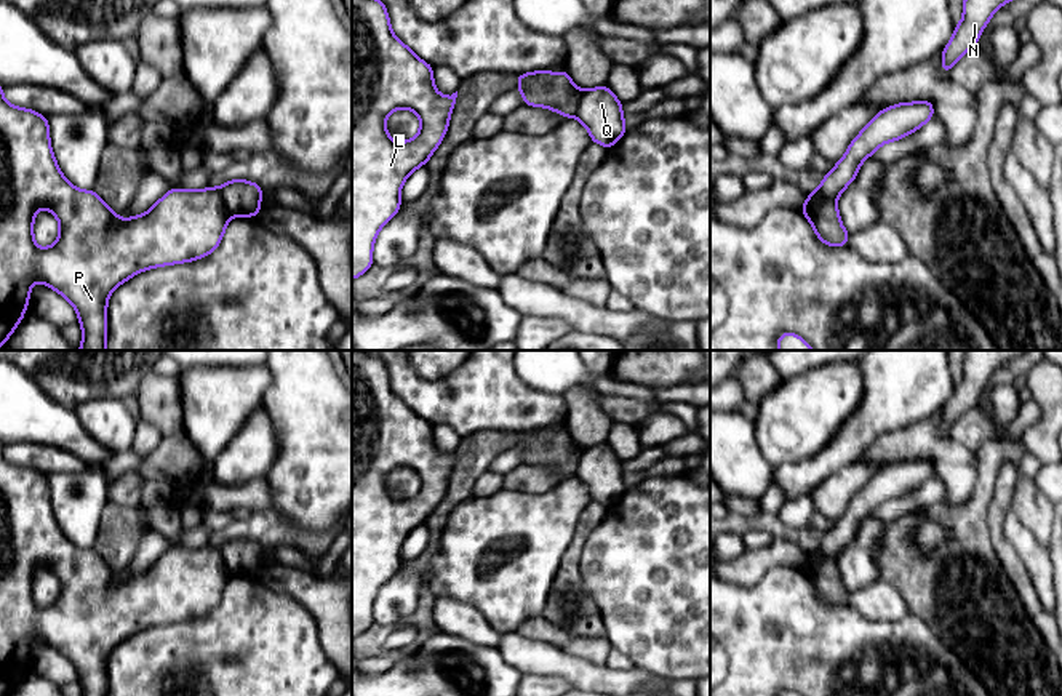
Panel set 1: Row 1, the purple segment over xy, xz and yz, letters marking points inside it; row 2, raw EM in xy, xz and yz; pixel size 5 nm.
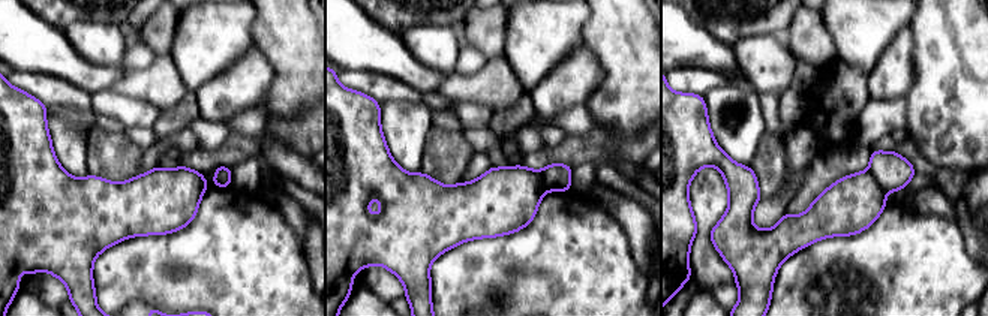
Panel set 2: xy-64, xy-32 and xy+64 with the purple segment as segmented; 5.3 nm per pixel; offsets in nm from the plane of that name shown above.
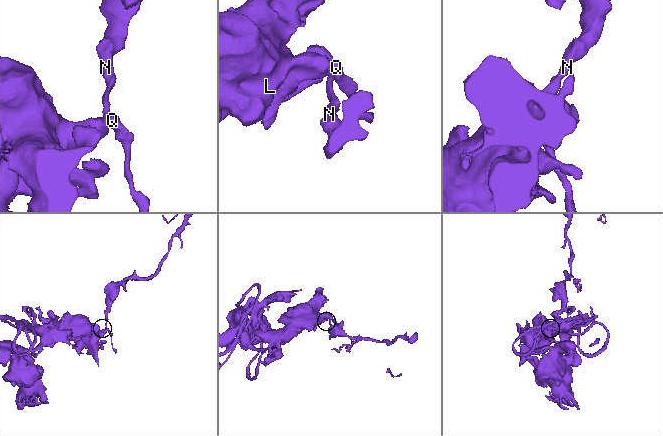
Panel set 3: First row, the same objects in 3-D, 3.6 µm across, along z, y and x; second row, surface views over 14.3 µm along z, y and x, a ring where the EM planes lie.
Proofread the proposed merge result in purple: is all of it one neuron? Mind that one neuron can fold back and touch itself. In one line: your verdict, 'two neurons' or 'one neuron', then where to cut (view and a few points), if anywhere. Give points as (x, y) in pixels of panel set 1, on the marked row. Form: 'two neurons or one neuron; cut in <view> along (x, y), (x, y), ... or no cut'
two neurons; cut in xy along (216, 189), (232, 215)

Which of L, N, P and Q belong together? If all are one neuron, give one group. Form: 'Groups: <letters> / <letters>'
Groups: L P / N Q

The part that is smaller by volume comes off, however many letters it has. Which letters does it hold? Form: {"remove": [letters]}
{"remove": ["N", "Q"]}

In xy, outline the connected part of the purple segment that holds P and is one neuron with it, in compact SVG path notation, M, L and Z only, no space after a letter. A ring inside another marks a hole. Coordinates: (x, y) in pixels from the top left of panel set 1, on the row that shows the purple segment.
M0 85L0 346L6 344L11 333L21 323L26 309L29 306L30 286L34 282L42 282L46 286L58 291L64 296L77 310L78 323L82 325L83 339L78 350L106 350L107 344L107 301L110 293L130 280L133 275L160 267L171 266L179 262L190 262L195 259L202 259L211 254L221 243L226 227L230 221L232 214L229 213L221 192L216 187L206 187L200 190L184 190L184 189L170 189L147 213L139 216L131 216L125 221L118 218L118 213L112 211L106 202L94 190L80 190L74 187L61 173L51 144L50 144L50 126L48 118L35 110L16 107L5 101L3 86ZM40 208L50 210L56 219L59 221L59 237L48 248L38 248L34 242L34 218Z

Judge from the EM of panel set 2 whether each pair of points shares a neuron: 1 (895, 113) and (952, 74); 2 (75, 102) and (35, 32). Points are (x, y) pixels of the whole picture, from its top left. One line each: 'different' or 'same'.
1: different
2: different

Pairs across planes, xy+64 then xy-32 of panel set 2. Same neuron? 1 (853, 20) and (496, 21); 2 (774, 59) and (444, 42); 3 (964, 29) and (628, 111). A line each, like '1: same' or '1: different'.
1: different
2: same
3: same

